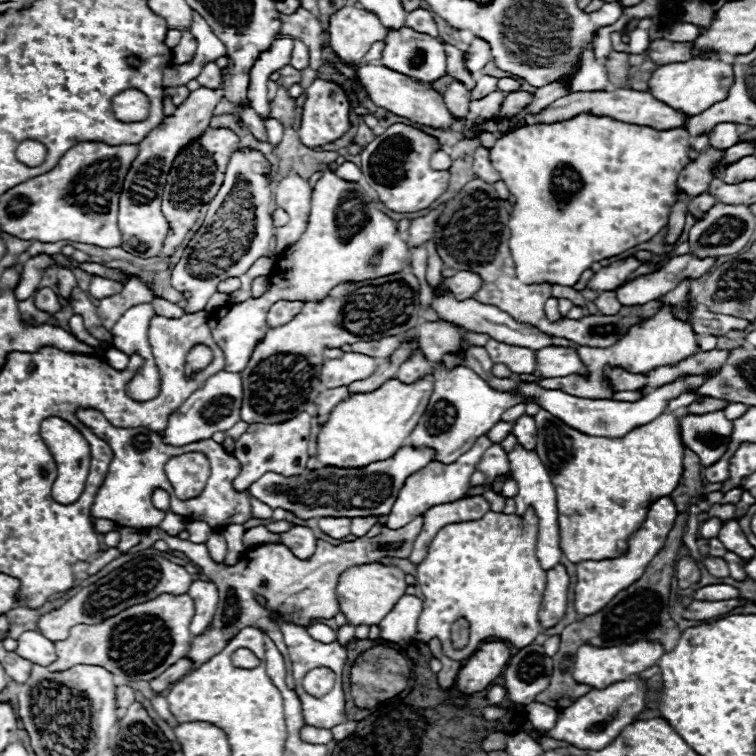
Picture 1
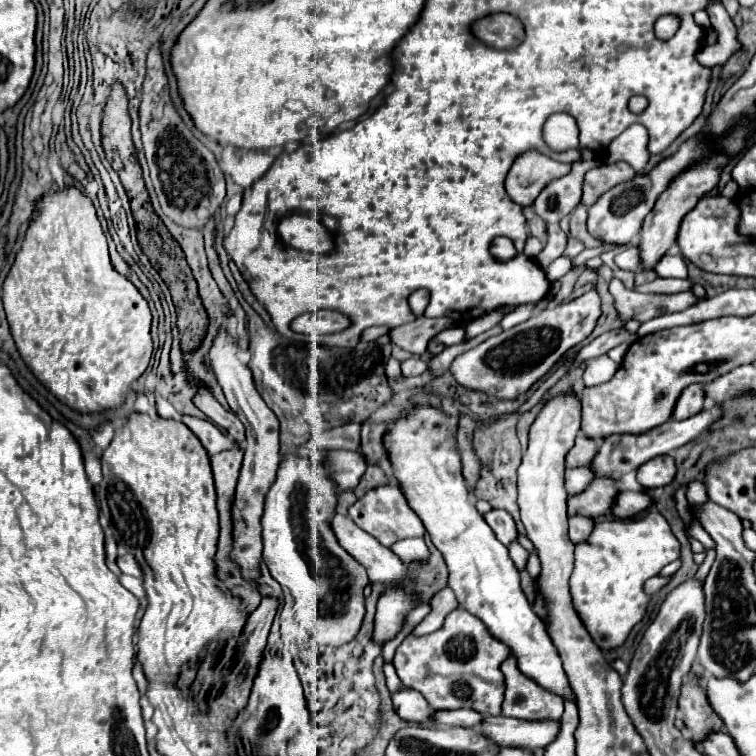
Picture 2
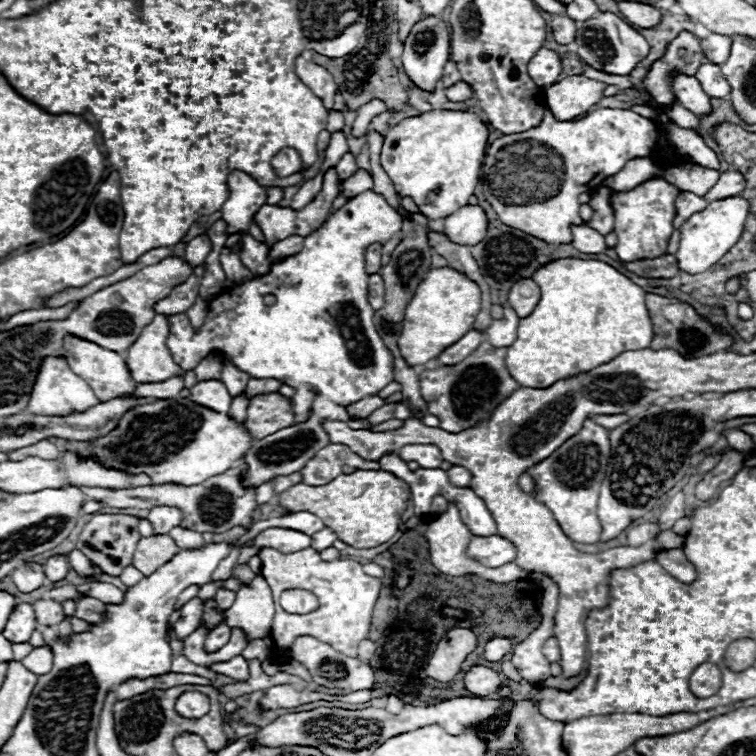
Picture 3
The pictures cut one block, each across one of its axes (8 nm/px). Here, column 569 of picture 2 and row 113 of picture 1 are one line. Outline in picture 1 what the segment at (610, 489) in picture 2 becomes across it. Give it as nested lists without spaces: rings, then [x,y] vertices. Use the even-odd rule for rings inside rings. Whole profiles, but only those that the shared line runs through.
[[[516,90],[516,92],[510,92],[500,108],[500,116],[514,116],[518,114],[522,108],[526,108],[530,104],[530,98],[534,98],[532,92],[524,92],[524,90]]]

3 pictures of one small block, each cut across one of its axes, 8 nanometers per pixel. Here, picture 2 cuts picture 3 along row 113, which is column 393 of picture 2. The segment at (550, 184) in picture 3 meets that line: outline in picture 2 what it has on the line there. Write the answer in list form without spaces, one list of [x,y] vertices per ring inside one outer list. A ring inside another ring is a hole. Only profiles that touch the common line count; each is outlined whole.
[[[406,538],[406,540],[400,540],[400,542],[392,544],[390,548],[392,548],[404,562],[422,560],[422,558],[428,556],[428,548],[426,548],[426,544],[424,544],[422,538]],[[390,590],[378,600],[374,638],[378,642],[388,642],[404,622],[404,616],[414,608],[414,598],[404,590]]]

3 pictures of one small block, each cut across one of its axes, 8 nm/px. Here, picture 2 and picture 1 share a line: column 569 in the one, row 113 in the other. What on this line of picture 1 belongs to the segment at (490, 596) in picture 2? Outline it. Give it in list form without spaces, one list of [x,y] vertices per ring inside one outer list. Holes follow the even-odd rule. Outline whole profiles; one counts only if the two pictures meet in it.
[[[688,60],[688,62],[674,62],[666,66],[658,66],[650,80],[648,92],[656,96],[666,106],[682,112],[682,114],[700,114],[702,110],[710,108],[712,104],[726,98],[728,88],[732,84],[732,66],[722,60]]]

